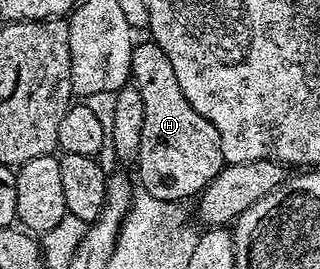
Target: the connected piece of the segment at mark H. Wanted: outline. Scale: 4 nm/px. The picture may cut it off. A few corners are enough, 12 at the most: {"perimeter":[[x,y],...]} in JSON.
{"perimeter":[[135,44],[144,99],[137,184],[197,198],[221,171],[216,127],[184,99],[168,55]]}

